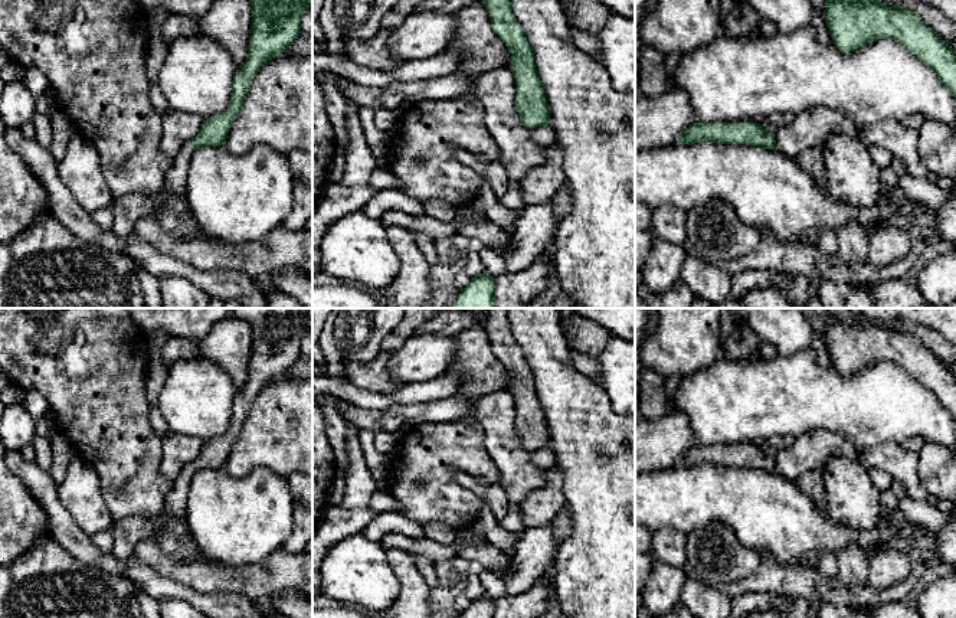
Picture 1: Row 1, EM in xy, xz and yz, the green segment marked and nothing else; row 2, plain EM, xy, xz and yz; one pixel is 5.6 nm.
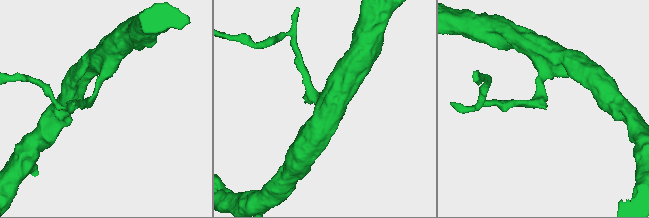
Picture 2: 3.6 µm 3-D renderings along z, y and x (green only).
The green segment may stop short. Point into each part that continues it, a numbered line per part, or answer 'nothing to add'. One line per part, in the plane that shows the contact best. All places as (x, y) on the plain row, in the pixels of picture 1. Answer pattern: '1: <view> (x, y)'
1: xy (176, 500)

